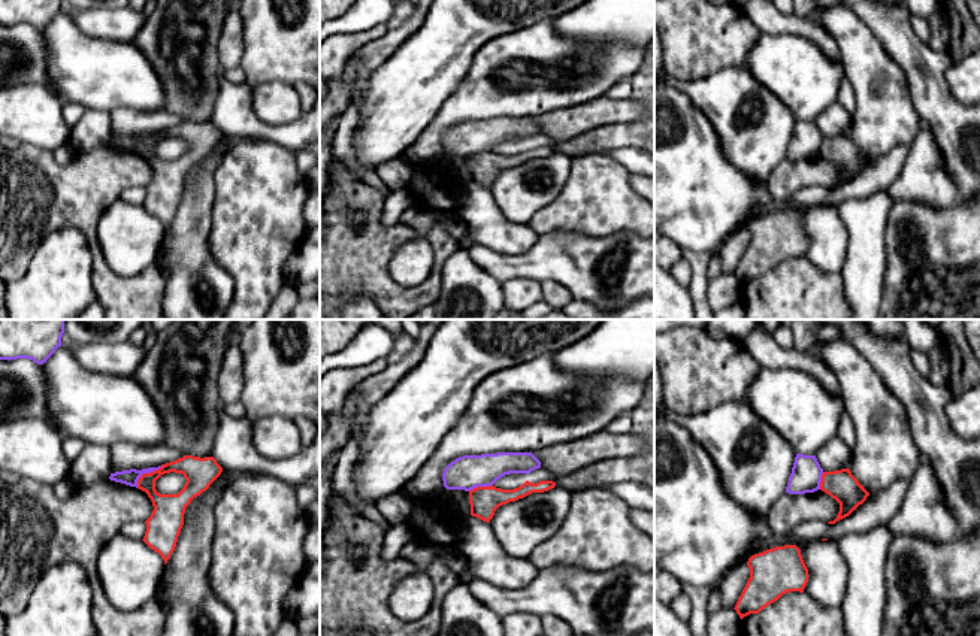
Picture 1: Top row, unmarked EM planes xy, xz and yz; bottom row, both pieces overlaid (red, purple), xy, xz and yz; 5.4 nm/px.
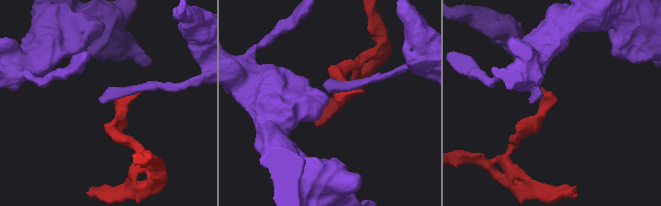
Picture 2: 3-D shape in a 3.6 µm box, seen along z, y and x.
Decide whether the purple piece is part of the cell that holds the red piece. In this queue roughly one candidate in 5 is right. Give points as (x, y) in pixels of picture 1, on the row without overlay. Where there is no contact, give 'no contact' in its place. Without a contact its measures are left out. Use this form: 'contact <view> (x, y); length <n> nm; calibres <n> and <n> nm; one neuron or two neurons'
contact xy (145, 139); length 180 nm; calibres 170 and 80 nm; two neurons

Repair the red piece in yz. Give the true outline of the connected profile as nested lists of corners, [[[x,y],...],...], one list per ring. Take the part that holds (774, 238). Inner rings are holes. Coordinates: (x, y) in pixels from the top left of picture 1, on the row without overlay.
[[[784,211],[754,219],[748,224],[750,243],[735,270],[742,285],[790,257],[804,258],[808,234],[796,211]]]

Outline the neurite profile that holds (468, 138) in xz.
[[[532,118],[463,121],[445,133],[442,146],[447,155],[471,157],[477,152],[490,152],[505,140],[527,140],[539,133],[541,127]]]

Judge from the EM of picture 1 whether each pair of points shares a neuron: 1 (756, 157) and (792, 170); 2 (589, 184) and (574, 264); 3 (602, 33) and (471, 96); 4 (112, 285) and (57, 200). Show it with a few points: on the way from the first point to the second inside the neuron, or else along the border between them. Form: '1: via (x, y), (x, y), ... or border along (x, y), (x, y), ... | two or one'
1: border along (785, 157), (773, 170), (767, 184) | two
2: border along (616, 232), (546, 235) | two
3: border along (553, 27), (560, 35), (574, 41), (620, 45) | two
4: via (99, 263), (91, 233), (79, 220) | one

